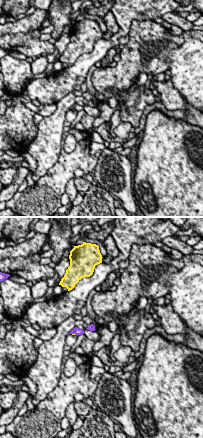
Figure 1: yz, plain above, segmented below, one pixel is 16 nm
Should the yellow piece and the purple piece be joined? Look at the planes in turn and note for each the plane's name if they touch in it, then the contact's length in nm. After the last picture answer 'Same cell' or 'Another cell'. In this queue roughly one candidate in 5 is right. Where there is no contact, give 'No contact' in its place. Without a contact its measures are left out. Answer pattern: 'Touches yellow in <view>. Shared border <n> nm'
Touches yellow in yz. Shared border 70 nm

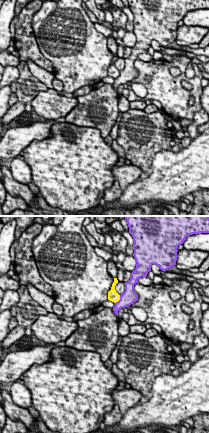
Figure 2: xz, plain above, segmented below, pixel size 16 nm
Touches yellow in xz. Shared border 150 nm

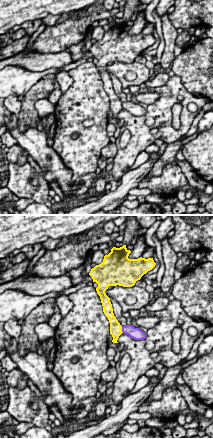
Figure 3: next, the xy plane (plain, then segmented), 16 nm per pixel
Touches yellow in xy. Shared border 100 nm

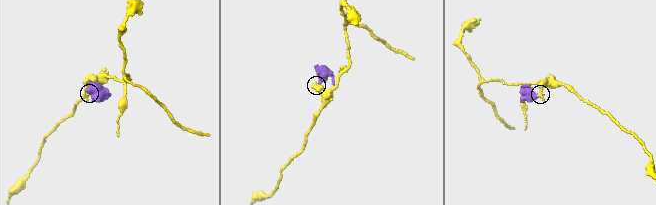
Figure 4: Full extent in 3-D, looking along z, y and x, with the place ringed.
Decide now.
Another cell

